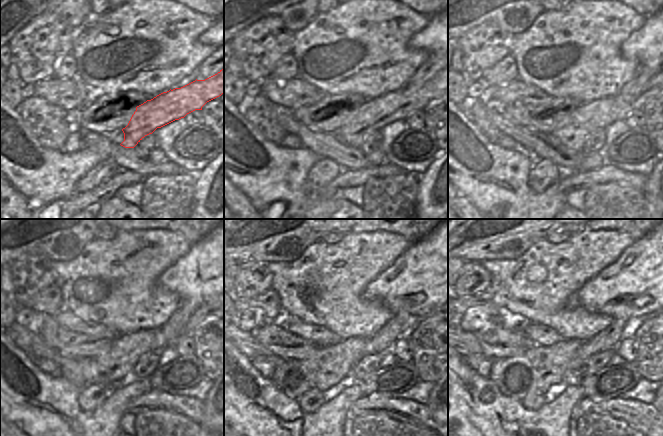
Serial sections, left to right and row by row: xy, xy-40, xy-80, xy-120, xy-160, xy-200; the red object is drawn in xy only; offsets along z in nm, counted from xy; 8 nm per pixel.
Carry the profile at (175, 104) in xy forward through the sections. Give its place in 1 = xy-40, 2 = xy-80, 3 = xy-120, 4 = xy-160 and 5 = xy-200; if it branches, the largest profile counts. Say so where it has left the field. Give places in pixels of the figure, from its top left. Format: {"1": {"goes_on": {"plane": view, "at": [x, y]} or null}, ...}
{"1": {"goes_on": {"plane": "xy-40", "at": [374, 114]}}, "2": {"goes_on": {"plane": "xy-80", "at": [596, 114]}}, "3": {"goes_on": {"plane": "xy-120", "at": [115, 366]}}, "4": {"goes_on": {"plane": "xy-160", "at": [327, 366]}}, "5": {"goes_on": {"plane": "xy-200", "at": [534, 372]}}}

